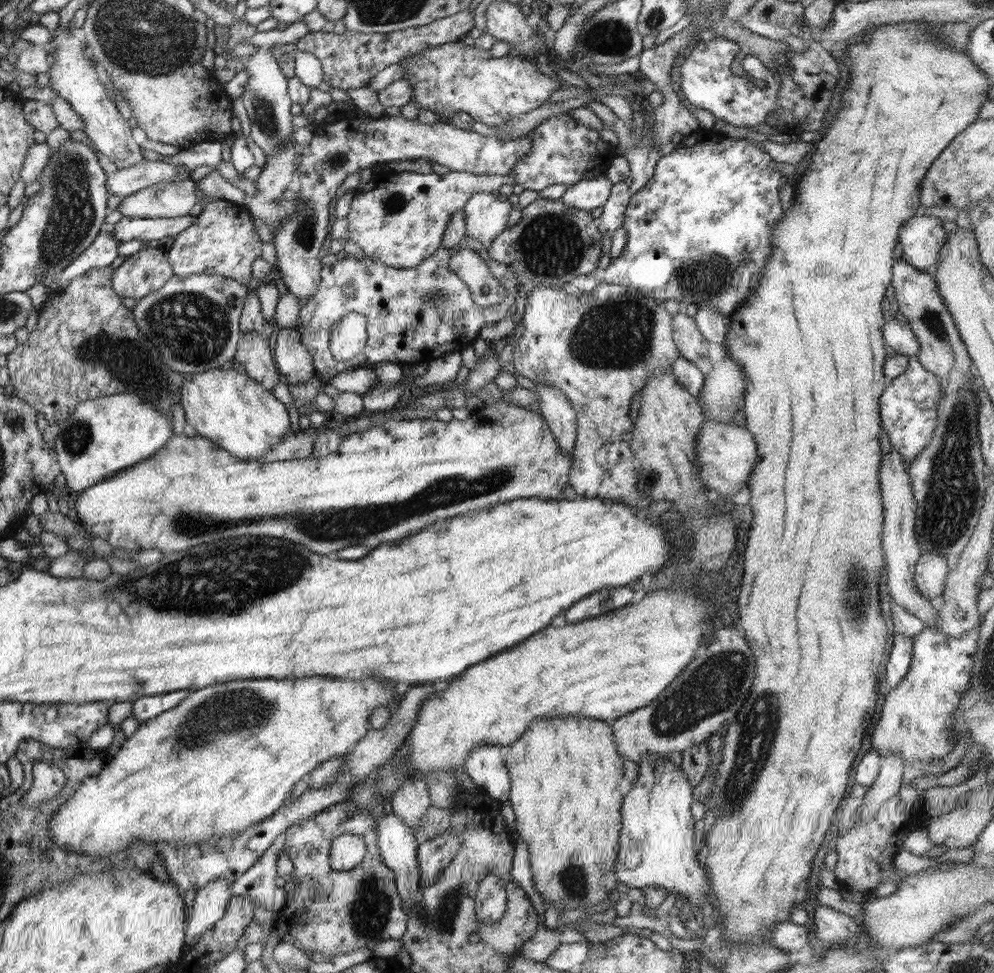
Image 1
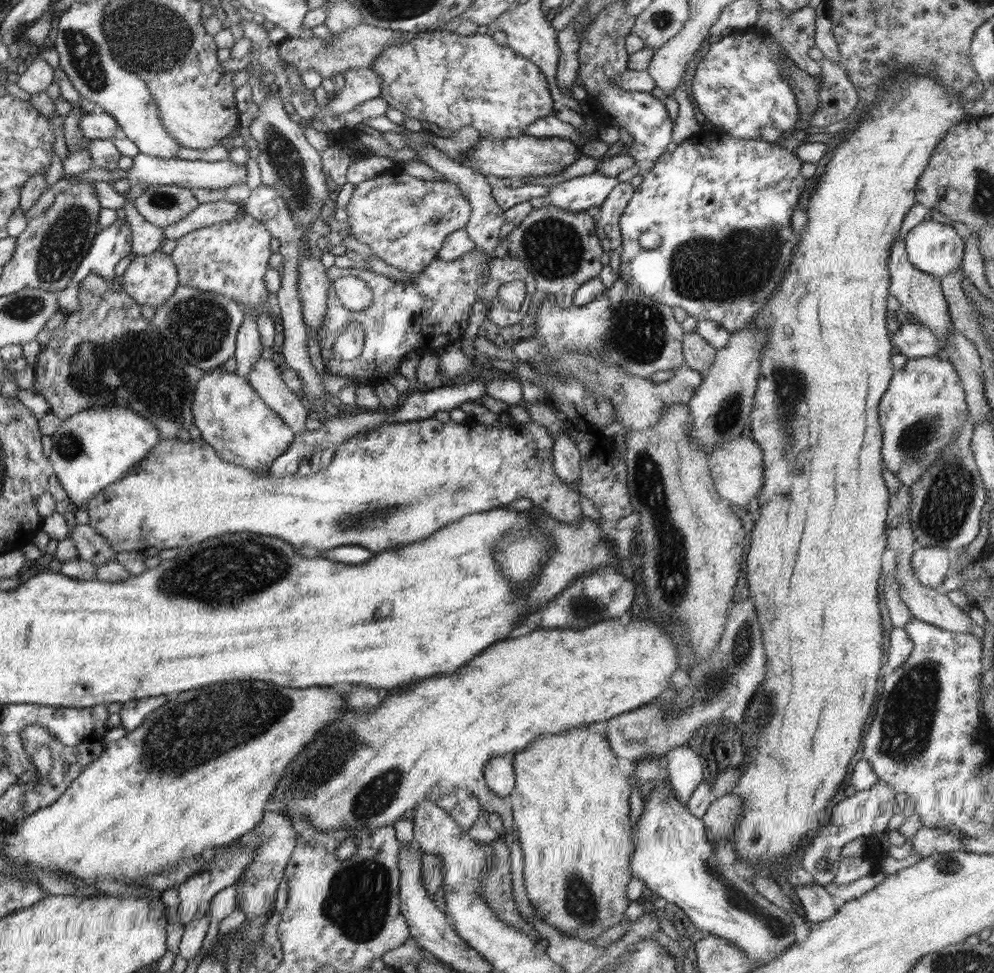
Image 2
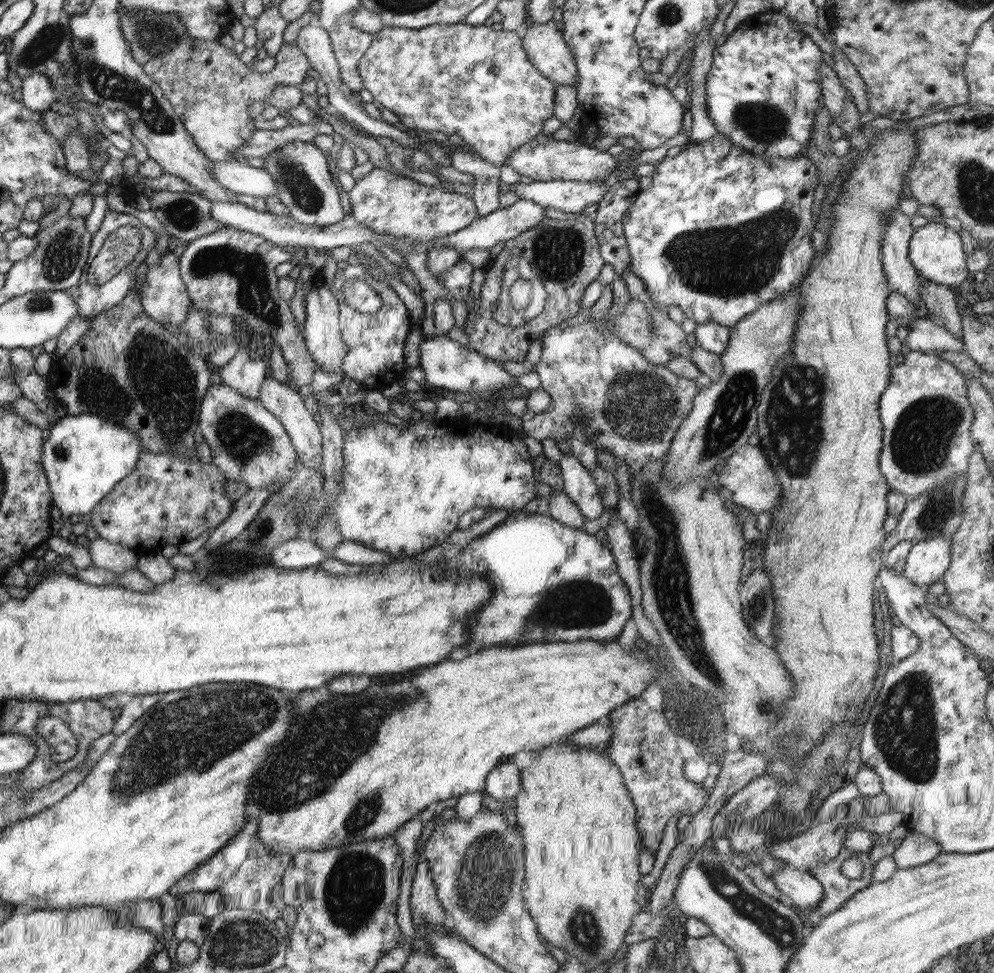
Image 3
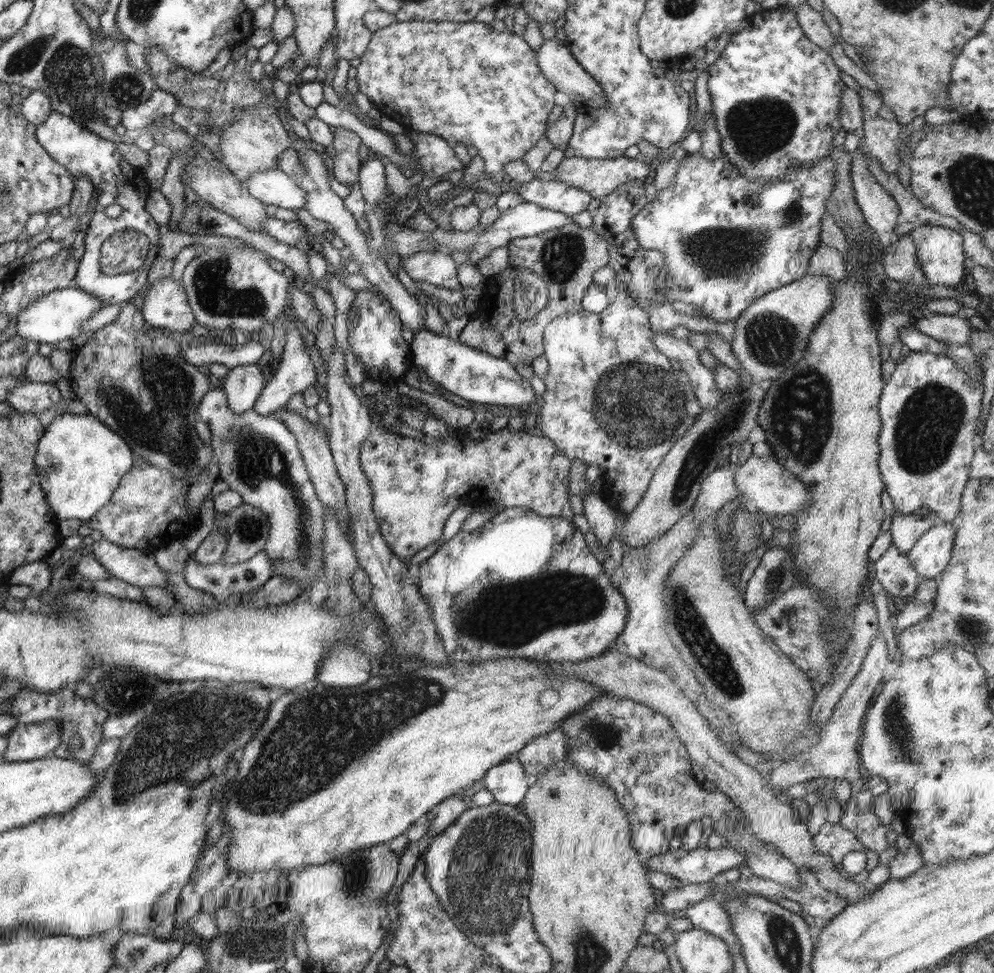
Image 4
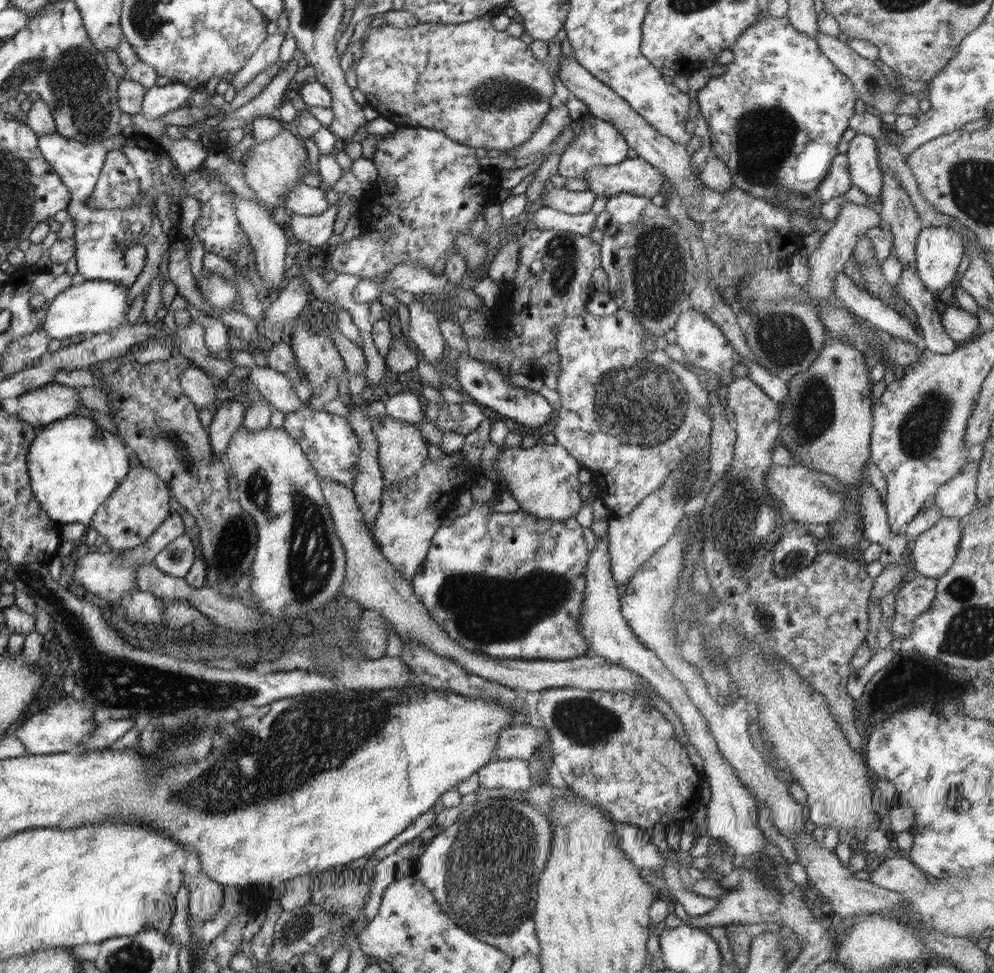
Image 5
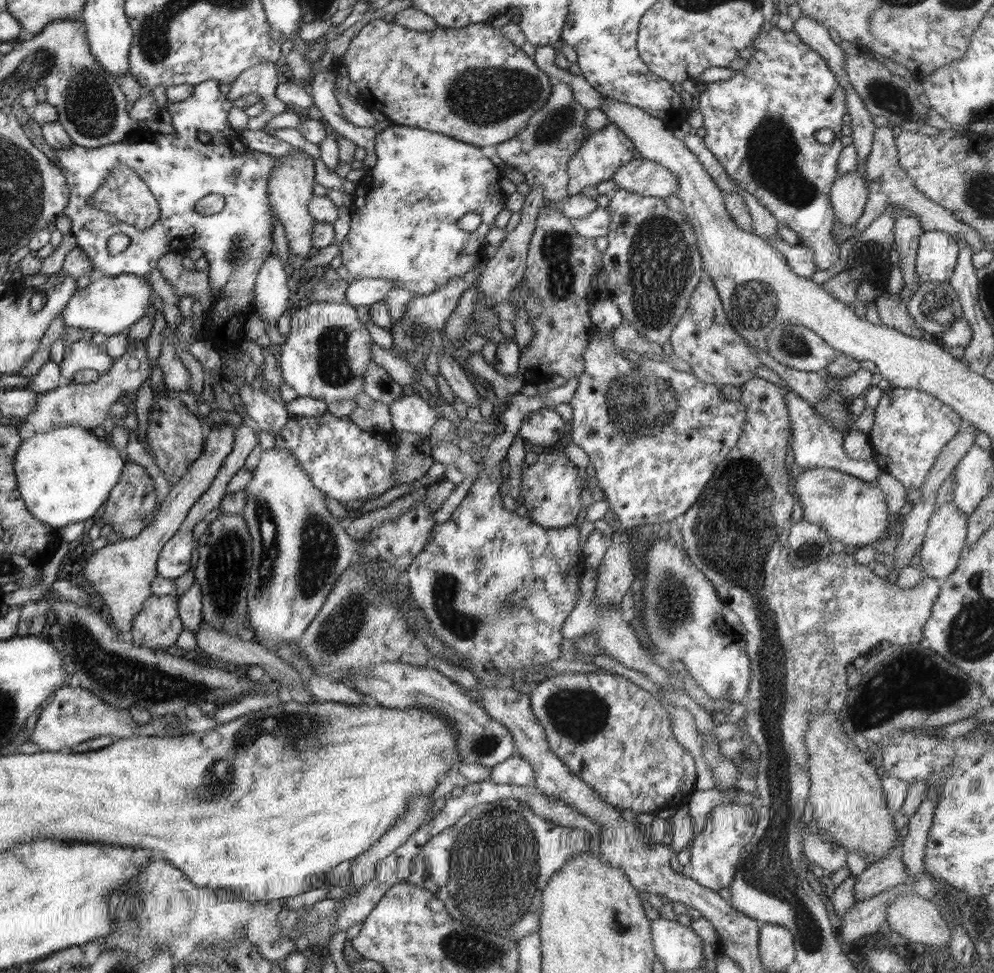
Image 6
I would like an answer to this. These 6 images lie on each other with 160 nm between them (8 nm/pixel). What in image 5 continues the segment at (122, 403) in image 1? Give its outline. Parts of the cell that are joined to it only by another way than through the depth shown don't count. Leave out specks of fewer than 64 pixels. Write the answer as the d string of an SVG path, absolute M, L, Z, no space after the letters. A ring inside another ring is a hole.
M73 415L38 429L27 454L27 469L36 502L48 518L62 525L74 522L86 525L122 484L130 462L118 435L111 434L94 419Z

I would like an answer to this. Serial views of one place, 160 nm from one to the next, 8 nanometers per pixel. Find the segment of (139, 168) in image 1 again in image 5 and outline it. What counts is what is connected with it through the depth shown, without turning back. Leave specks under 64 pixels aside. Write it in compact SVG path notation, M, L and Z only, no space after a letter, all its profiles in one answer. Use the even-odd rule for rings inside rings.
M301 182L283 196L283 207L300 216L318 216L328 210L329 204L320 187Z

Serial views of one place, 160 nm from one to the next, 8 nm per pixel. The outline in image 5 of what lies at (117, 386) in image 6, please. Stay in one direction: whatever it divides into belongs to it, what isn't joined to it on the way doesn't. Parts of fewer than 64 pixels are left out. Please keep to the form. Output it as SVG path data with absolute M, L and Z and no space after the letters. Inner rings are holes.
M56 382L30 389L18 399L18 412L23 422L36 428L44 428L70 416L76 416L81 403L78 391Z

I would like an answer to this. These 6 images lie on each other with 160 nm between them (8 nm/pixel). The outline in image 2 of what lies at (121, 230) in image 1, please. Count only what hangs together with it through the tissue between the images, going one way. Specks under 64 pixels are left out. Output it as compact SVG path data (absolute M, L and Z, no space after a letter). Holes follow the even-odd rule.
M228 201L200 203L188 216L176 224L163 228L163 231L166 239L178 241L181 236L204 228L204 226L238 220L245 214L247 214L245 208L238 203Z

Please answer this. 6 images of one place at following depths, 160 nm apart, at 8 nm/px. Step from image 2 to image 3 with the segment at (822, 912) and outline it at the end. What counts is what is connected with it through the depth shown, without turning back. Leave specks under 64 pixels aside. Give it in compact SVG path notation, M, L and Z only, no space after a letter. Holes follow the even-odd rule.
M788 863L775 870L770 880L782 894L792 900L792 905L796 905L803 912L818 908L824 898L824 889L814 875Z

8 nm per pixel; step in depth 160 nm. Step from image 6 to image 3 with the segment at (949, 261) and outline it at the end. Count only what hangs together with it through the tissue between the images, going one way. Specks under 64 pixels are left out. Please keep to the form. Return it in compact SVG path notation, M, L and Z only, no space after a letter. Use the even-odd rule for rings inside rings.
M930 221L925 226L916 228L909 240L909 257L920 276L941 286L956 288L968 278L966 252L962 247L959 232L944 224Z

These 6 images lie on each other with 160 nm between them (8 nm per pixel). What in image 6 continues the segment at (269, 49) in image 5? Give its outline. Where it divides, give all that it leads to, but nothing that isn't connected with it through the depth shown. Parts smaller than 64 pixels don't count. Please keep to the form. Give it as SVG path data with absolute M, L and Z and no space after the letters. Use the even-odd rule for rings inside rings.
M261 62L245 70L240 74L240 78L230 84L229 99L234 100L247 94L256 94L265 104L260 114L249 118L248 129L263 130L263 126L272 118L287 111L287 104L275 95L278 86L277 76L276 62Z

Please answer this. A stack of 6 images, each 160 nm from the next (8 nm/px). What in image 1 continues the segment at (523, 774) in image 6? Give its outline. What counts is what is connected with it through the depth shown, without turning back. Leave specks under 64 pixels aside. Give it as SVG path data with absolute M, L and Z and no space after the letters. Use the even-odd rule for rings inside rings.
M483 744L475 748L464 763L464 772L488 797L508 801L511 782L503 758L503 747Z

